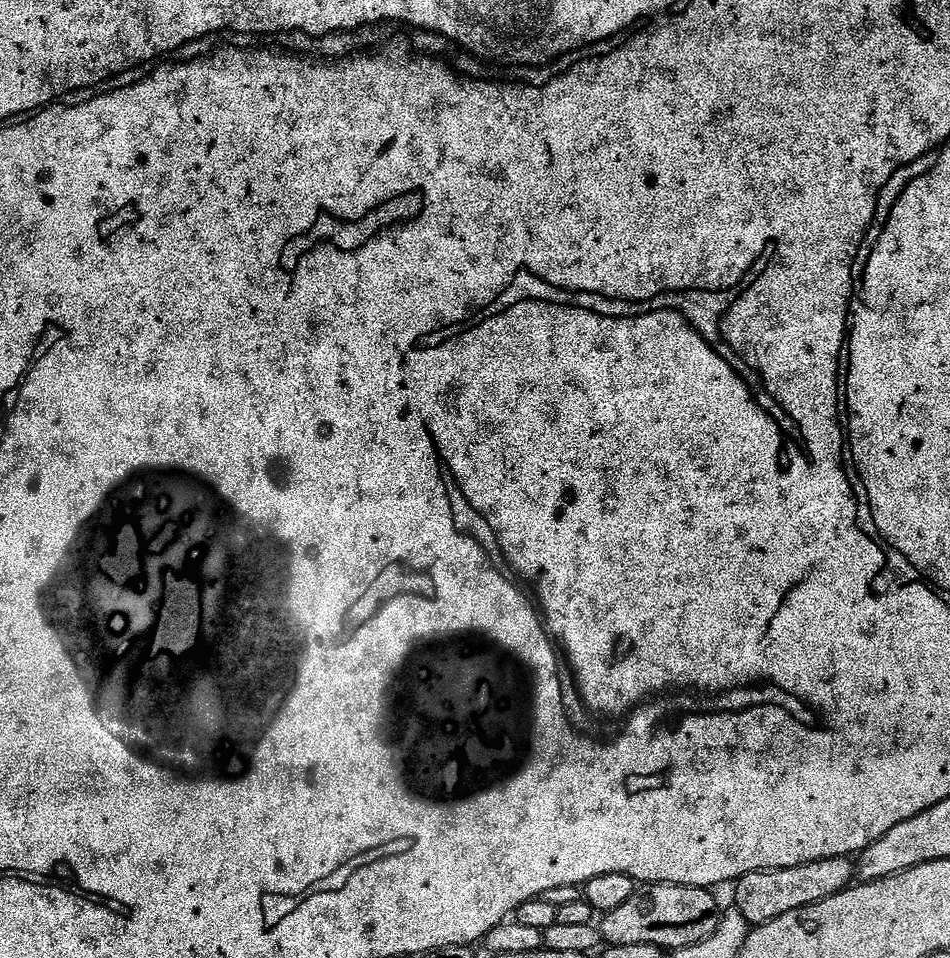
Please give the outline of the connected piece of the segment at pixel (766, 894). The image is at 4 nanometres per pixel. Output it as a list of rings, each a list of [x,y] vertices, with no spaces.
[[[847,856],[810,862],[802,867],[772,869],[769,872],[748,872],[735,881],[733,905],[752,926],[765,924],[790,910],[817,904],[844,891],[854,880],[854,864]]]

